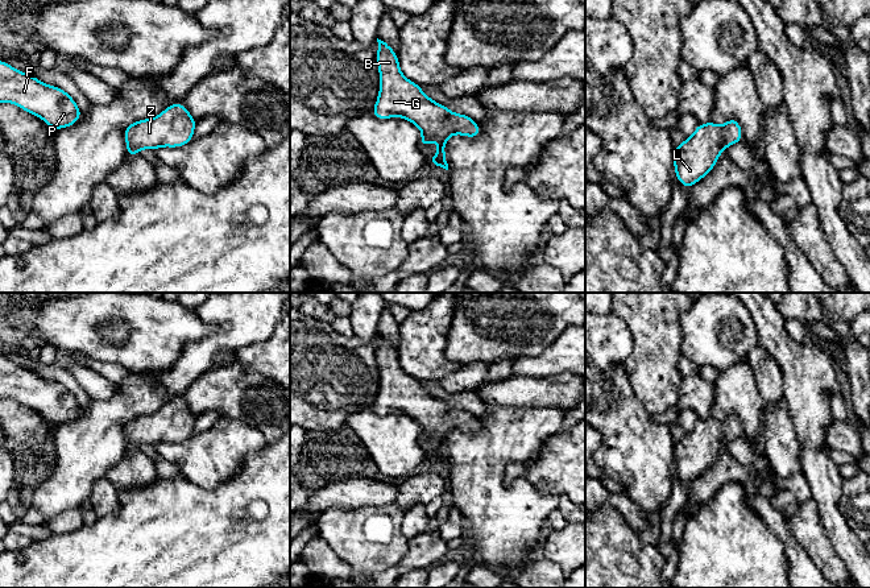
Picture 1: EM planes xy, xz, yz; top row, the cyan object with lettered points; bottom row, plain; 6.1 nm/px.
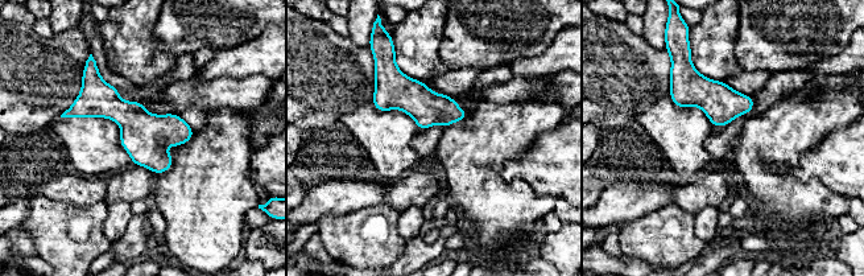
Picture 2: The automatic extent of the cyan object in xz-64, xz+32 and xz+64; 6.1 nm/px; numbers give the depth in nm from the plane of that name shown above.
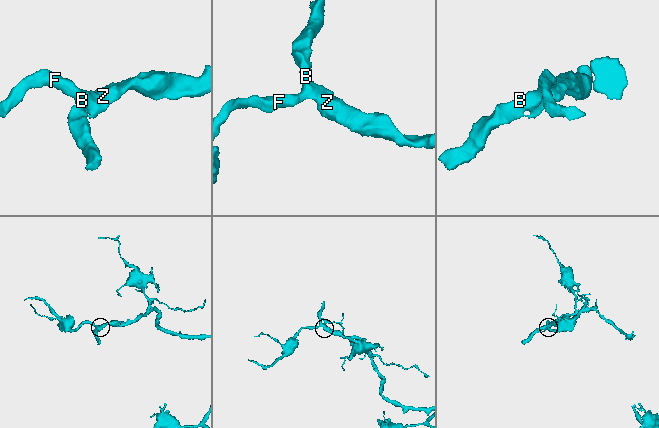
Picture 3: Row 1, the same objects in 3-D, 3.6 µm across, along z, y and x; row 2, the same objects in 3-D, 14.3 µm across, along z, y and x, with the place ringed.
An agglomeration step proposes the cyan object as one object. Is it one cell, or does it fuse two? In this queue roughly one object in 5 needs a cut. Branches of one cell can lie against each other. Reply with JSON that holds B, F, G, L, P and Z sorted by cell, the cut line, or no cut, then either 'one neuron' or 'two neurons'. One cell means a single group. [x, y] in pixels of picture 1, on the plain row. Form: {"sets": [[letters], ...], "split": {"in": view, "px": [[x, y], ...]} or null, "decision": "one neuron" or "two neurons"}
{"sets": [["B", "F", "G", "L", "P", "Z"]], "split": null, "decision": "one neuron"}

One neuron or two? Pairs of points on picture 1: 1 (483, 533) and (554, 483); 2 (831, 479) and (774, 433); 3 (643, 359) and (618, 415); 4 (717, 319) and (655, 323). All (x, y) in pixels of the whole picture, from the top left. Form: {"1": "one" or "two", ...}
{"1": "two", "2": "two", "3": "two", "4": "two"}

